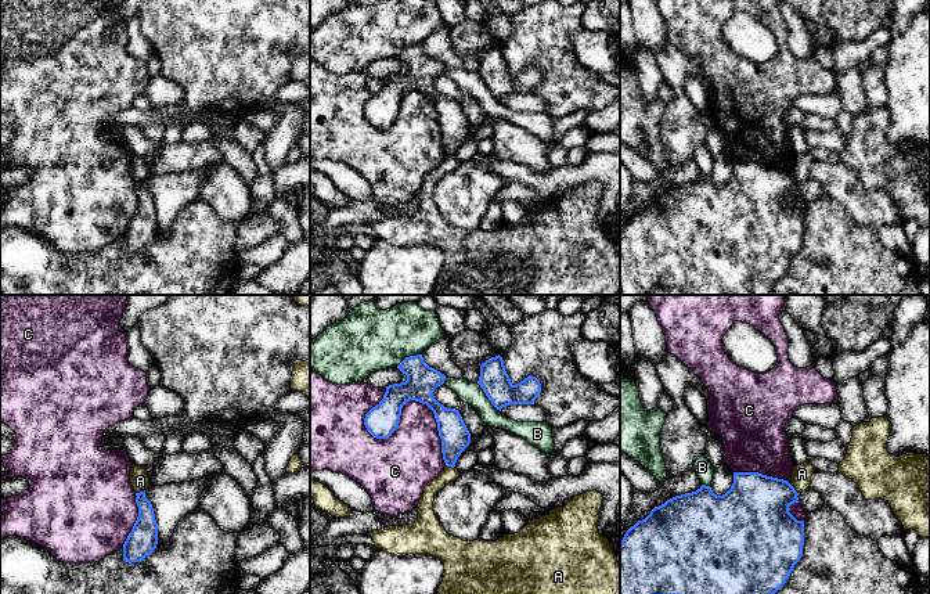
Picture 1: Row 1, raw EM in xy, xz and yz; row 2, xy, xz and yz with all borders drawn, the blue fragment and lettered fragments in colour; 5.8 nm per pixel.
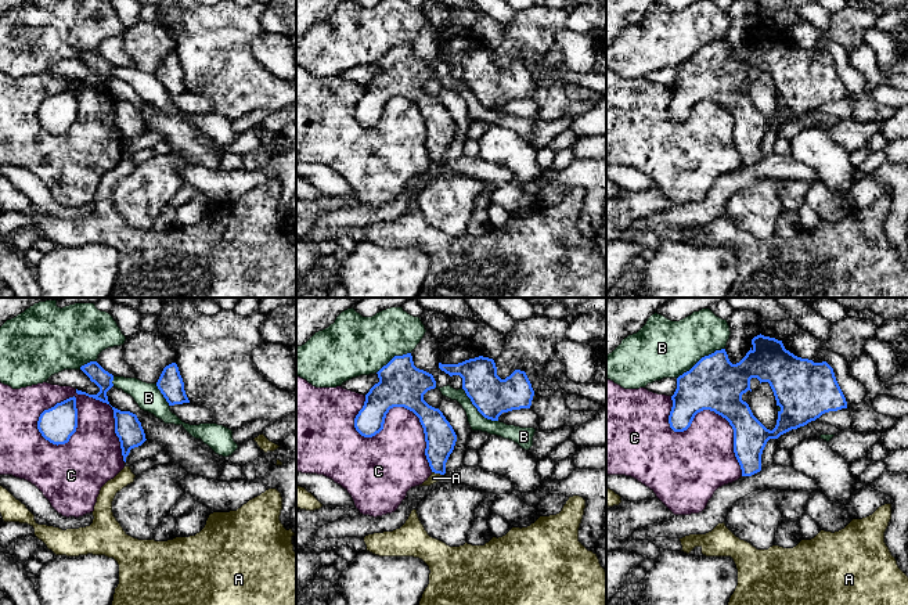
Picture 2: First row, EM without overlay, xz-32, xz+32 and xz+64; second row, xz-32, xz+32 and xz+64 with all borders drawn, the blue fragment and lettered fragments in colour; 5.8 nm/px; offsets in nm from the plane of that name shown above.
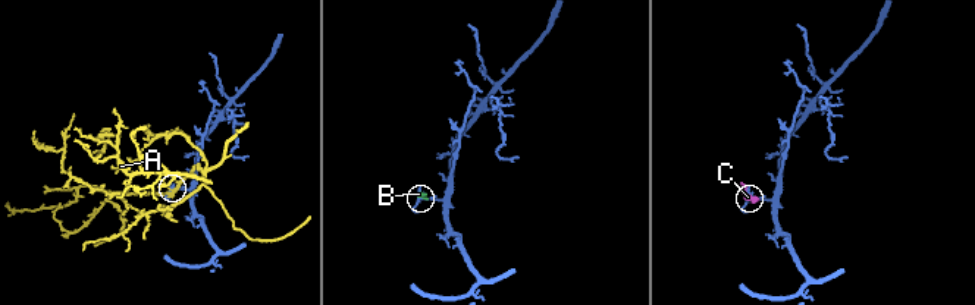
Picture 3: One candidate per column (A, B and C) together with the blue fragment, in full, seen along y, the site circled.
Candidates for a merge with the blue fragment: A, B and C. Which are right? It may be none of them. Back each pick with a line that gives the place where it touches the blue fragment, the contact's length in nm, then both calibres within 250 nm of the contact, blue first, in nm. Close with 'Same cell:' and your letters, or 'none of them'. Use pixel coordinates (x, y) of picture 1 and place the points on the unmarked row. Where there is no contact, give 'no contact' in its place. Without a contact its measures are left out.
Same cell: none of them

